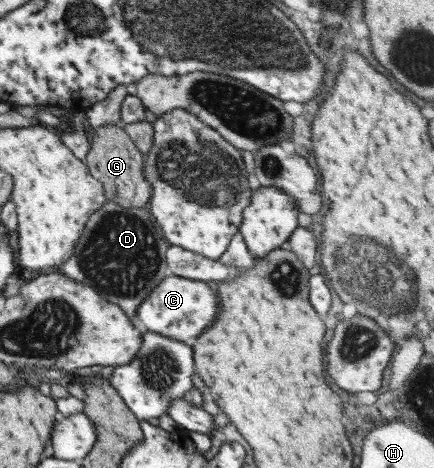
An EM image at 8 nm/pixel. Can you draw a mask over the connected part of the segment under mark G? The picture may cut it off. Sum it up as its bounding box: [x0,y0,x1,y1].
[84,123,150,208]

